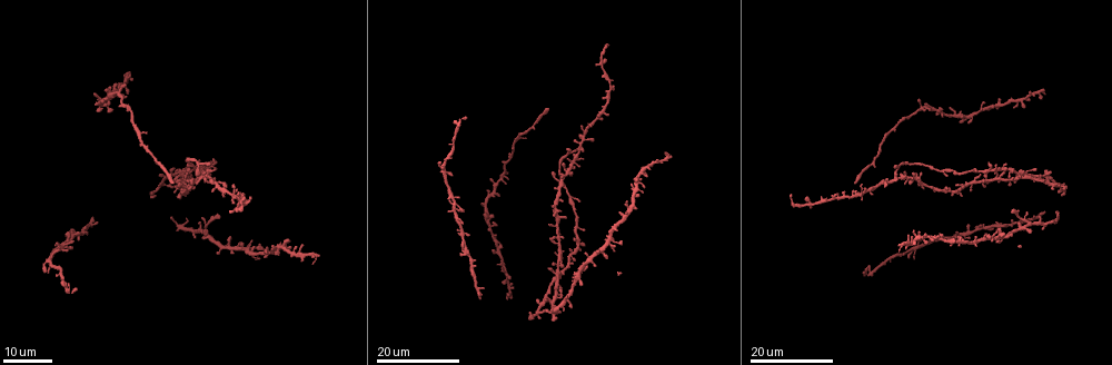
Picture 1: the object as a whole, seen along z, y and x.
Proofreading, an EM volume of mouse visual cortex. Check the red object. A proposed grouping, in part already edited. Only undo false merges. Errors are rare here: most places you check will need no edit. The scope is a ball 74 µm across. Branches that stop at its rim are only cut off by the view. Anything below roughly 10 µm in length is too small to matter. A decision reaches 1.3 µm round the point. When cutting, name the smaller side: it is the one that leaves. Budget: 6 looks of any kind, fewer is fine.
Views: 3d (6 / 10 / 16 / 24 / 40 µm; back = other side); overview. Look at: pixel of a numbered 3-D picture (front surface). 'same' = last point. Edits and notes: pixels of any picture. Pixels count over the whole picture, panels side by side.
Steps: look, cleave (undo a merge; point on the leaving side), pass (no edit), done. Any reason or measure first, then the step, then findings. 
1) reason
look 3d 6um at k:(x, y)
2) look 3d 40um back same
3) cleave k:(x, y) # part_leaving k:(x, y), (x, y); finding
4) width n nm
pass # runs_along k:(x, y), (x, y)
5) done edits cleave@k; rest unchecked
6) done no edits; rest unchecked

calibre changes
look 3d 24um at 1:(640, 174)

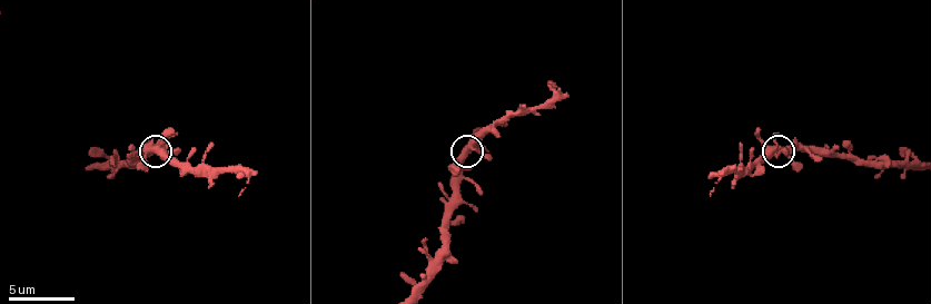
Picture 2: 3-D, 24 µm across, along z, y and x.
look 3d 6um at 2:(774, 149)

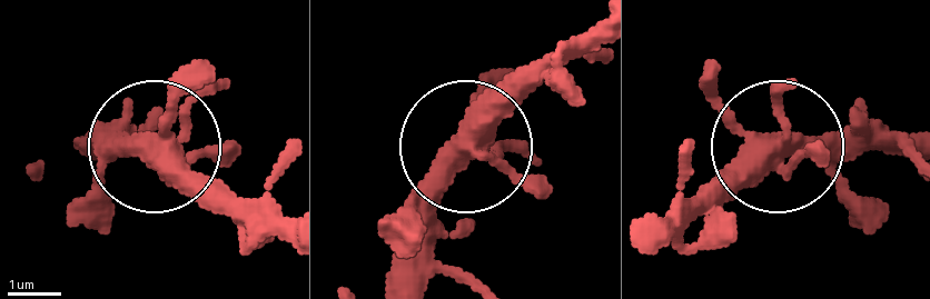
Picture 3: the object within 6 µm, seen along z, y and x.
pass # all the same cell

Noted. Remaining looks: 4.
three-way junction
look 3d 16um at 1:(943, 171)

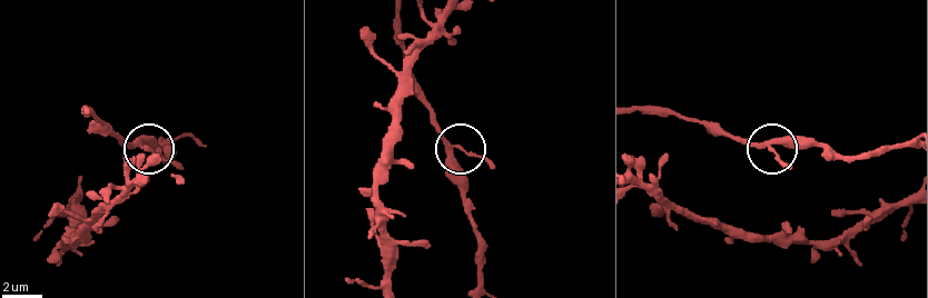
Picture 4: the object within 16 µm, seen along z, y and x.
closer look
look 3d 6um at 4:(138, 142)

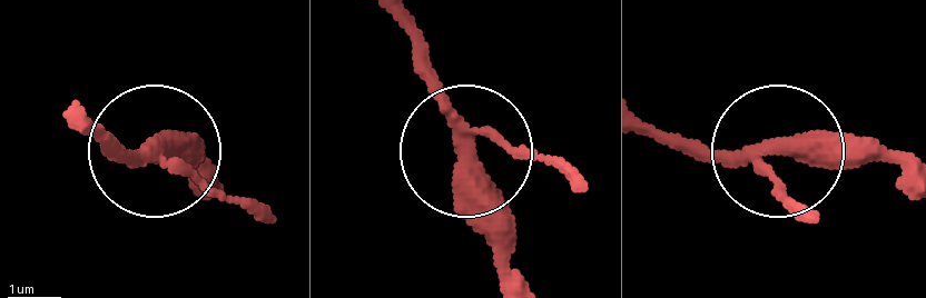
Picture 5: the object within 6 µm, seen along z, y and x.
look 3d 6um back at 5:(465, 140)

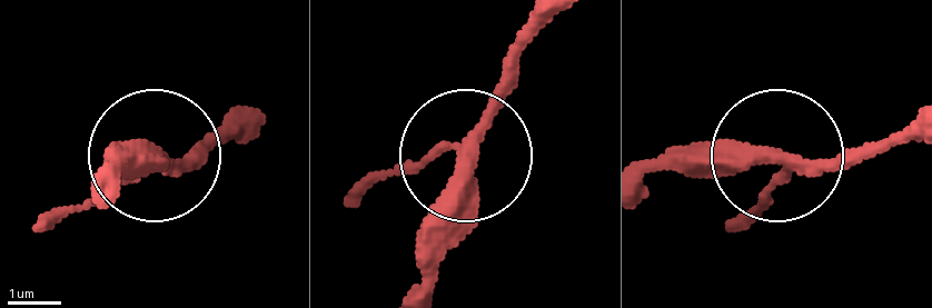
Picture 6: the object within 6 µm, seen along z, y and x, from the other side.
arms 3
pass # runs_along 6:(643, 178), (776, 152), (830, 160), (909, 139); all the same cell

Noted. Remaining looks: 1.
done no edits; rest unchecked

